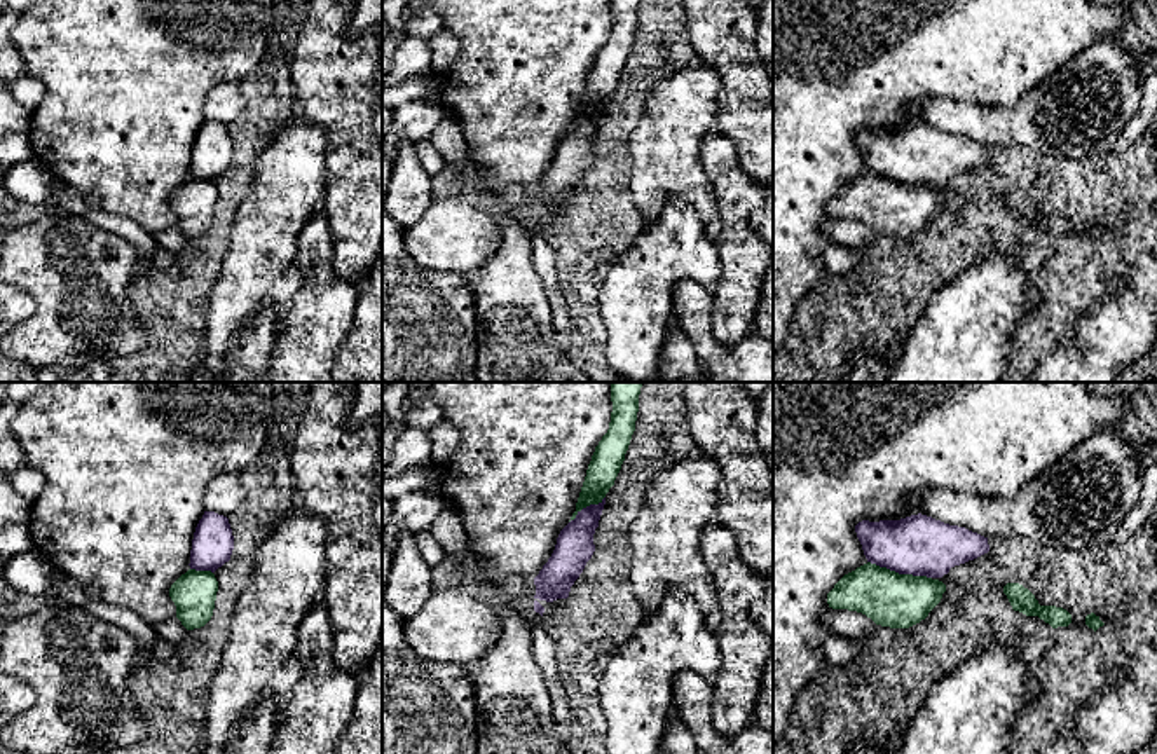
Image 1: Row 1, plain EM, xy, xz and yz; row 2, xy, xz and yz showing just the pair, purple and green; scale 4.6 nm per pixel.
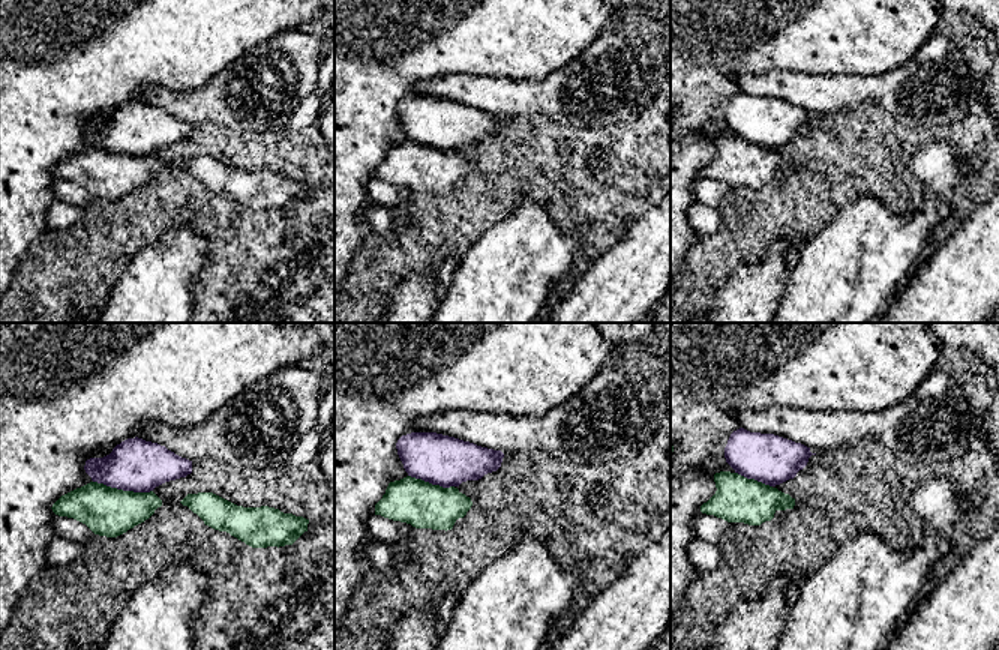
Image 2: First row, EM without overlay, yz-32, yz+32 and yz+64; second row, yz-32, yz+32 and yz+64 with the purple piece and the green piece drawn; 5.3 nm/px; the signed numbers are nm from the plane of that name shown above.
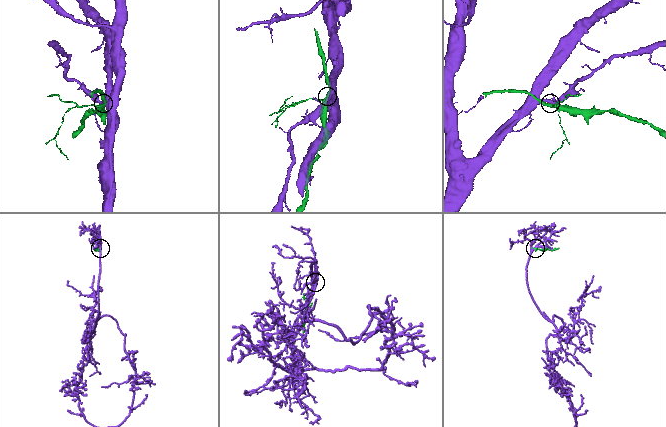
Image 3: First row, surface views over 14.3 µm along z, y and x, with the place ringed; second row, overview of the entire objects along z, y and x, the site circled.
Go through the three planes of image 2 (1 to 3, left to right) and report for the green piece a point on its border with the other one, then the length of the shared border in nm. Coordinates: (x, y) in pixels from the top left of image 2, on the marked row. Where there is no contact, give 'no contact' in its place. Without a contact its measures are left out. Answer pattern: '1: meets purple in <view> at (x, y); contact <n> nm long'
1: meets purple in yz-32 at (123, 490); contact 320 nm long
2: meets purple in yz+32 at (431, 482); contact 260 nm long
3: meets purple in yz+64 at (753, 478); contact 220 nm long

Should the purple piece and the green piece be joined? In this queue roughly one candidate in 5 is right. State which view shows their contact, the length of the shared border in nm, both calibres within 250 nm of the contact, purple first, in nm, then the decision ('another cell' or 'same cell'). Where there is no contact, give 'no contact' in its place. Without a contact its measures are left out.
meets purple in yz; contact 300 nm long; 280 nm thick on the purple side, 260 nm on the other; another cell

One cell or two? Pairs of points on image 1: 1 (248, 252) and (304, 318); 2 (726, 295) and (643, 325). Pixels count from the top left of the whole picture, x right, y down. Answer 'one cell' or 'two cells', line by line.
1: two cells
2: two cells

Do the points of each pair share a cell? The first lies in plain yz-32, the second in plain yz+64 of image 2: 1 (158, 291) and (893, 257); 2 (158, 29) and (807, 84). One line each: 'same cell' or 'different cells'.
1: same cell
2: different cells

